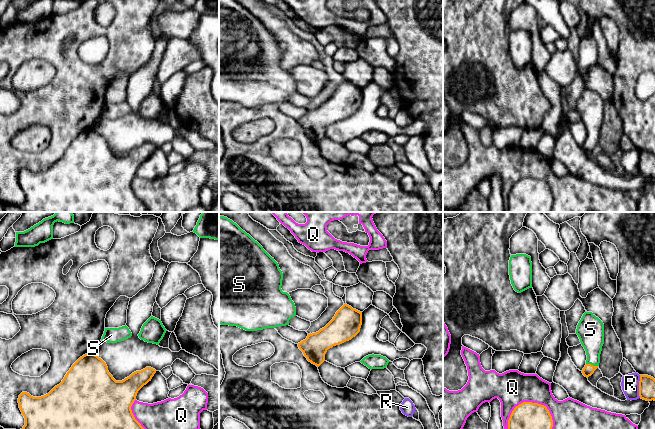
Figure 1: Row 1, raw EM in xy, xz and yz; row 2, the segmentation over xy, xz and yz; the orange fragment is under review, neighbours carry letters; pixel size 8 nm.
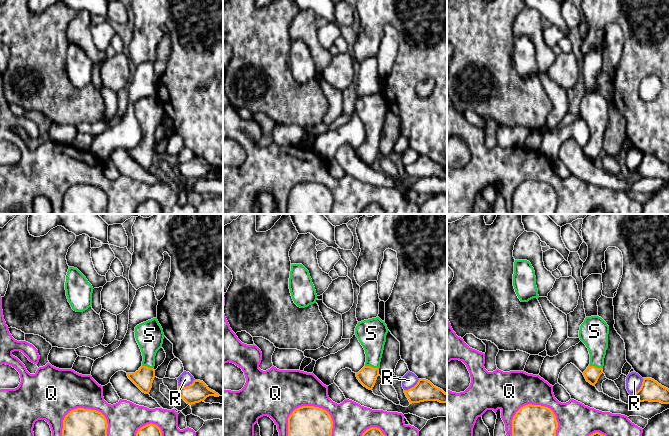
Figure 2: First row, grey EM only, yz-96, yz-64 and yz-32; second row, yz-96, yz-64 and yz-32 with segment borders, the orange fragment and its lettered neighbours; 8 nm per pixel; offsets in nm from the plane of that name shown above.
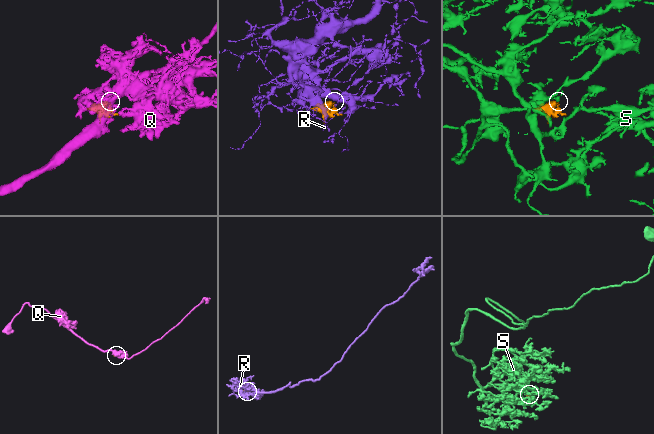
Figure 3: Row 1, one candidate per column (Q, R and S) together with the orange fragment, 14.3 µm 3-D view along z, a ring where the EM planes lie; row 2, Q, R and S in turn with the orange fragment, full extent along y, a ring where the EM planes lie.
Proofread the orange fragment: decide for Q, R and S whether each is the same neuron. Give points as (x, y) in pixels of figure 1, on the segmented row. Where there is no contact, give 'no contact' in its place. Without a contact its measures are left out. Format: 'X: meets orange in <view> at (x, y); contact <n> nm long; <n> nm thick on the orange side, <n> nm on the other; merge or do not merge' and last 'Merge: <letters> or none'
Q: meets orange in yz at (526, 402); contact 380 nm long; 220 nm thick on the orange side, 280 nm on the other; do not merge
R: meets orange in yz at (639, 386); contact 180 nm long; 130 nm thick on the orange side, 140 nm on the other; do not merge
S: meets orange in yz at (592, 365); contact 100 nm long; 90 nm thick on the orange side, 200 nm on the other; merge
Merge: S

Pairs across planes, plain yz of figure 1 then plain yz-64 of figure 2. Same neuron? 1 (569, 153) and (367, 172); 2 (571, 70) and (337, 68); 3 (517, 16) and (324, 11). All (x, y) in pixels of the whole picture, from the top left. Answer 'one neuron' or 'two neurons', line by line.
1: one neuron
2: one neuron
3: two neurons

